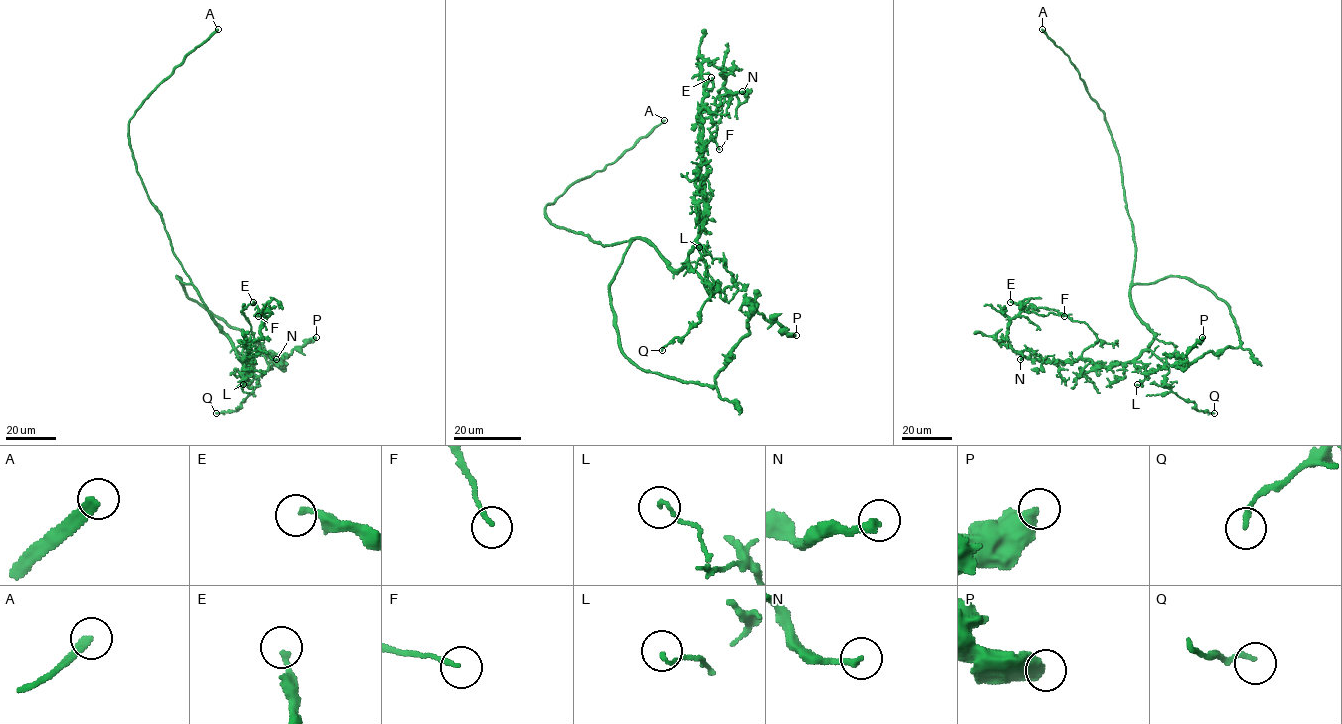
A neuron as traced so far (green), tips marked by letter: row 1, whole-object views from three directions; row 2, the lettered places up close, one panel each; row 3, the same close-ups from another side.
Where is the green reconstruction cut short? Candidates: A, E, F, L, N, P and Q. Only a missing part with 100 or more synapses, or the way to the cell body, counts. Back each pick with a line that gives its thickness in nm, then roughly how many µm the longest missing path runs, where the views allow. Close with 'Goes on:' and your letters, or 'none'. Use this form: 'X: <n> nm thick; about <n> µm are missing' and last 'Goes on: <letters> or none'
A: 280 nm thick; about 70 µm are missing
Goes on: A

